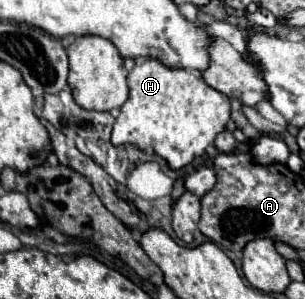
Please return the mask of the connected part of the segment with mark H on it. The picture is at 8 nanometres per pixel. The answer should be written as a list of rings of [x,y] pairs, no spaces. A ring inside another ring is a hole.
[[[156,59],[136,61],[136,67],[128,73],[128,89],[130,93],[114,123],[110,143],[114,147],[136,145],[142,151],[152,149],[168,161],[170,169],[182,169],[194,157],[200,157],[230,119],[230,99],[210,89],[200,73],[170,69]]]

